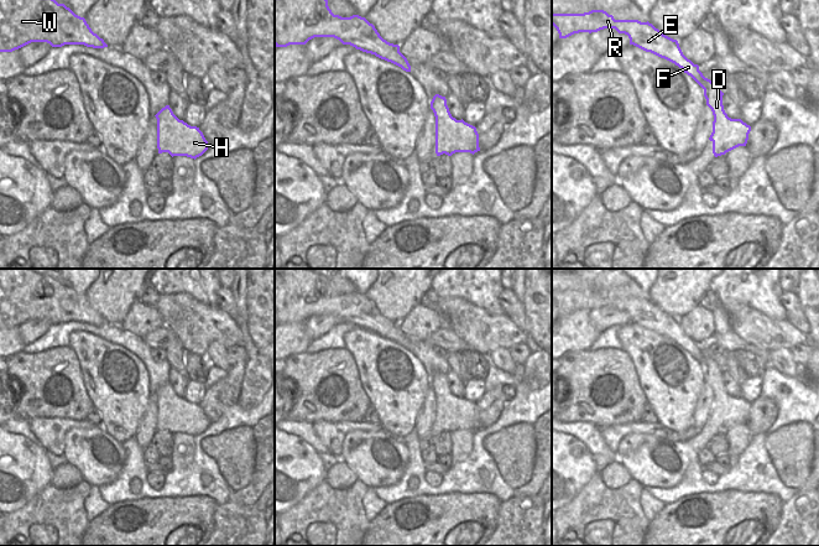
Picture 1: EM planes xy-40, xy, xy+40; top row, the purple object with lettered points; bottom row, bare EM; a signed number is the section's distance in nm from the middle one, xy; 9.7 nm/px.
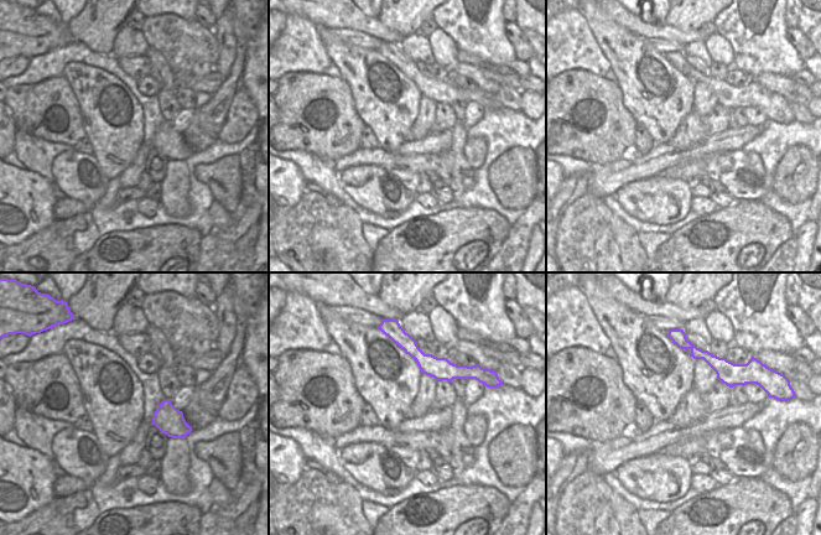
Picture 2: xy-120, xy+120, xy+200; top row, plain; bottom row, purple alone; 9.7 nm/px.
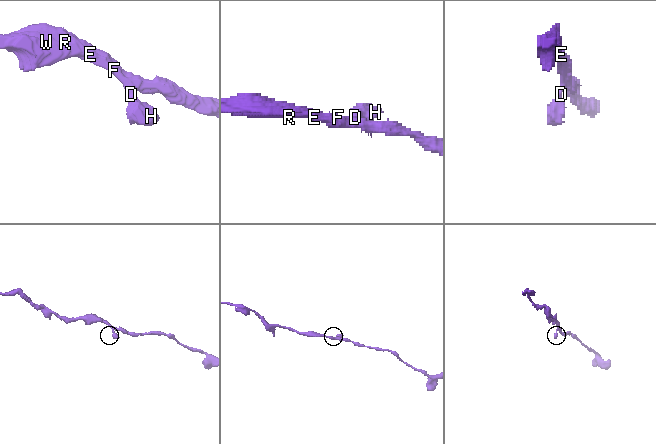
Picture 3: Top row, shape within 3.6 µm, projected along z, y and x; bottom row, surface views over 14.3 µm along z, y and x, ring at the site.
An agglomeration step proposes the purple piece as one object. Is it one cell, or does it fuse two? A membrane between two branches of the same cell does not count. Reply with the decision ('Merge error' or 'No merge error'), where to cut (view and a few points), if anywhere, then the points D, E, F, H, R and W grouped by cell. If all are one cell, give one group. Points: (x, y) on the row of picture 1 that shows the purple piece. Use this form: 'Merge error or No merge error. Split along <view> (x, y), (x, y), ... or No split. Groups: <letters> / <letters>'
No merge error. No split. Groups: D E F H R W

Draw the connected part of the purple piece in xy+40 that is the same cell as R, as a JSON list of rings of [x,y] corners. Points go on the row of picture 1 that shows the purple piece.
[[[591,10],[584,14],[552,14],[552,25],[557,28],[559,38],[579,32],[591,33],[604,28],[615,28],[619,33],[628,36],[630,45],[674,63],[704,89],[706,105],[714,115],[713,132],[709,137],[713,142],[714,156],[718,157],[739,146],[746,146],[751,126],[741,119],[727,116],[723,105],[724,93],[703,76],[698,64],[683,54],[677,40],[663,35],[648,21],[615,20],[604,10]]]

